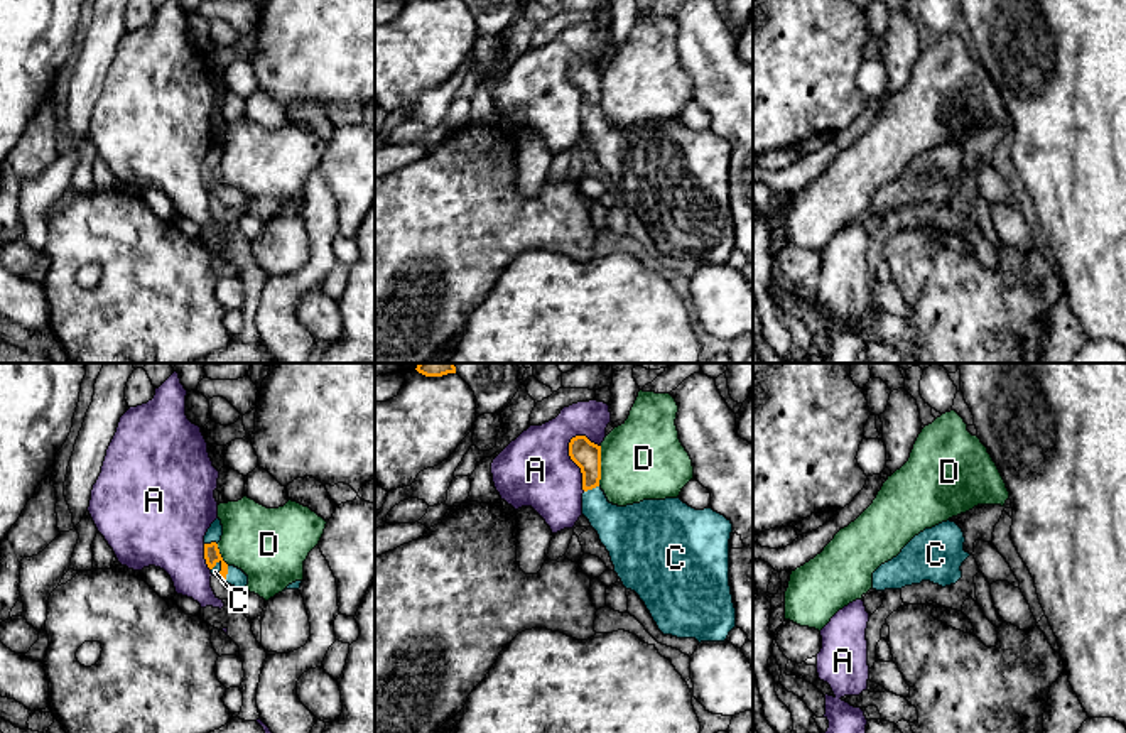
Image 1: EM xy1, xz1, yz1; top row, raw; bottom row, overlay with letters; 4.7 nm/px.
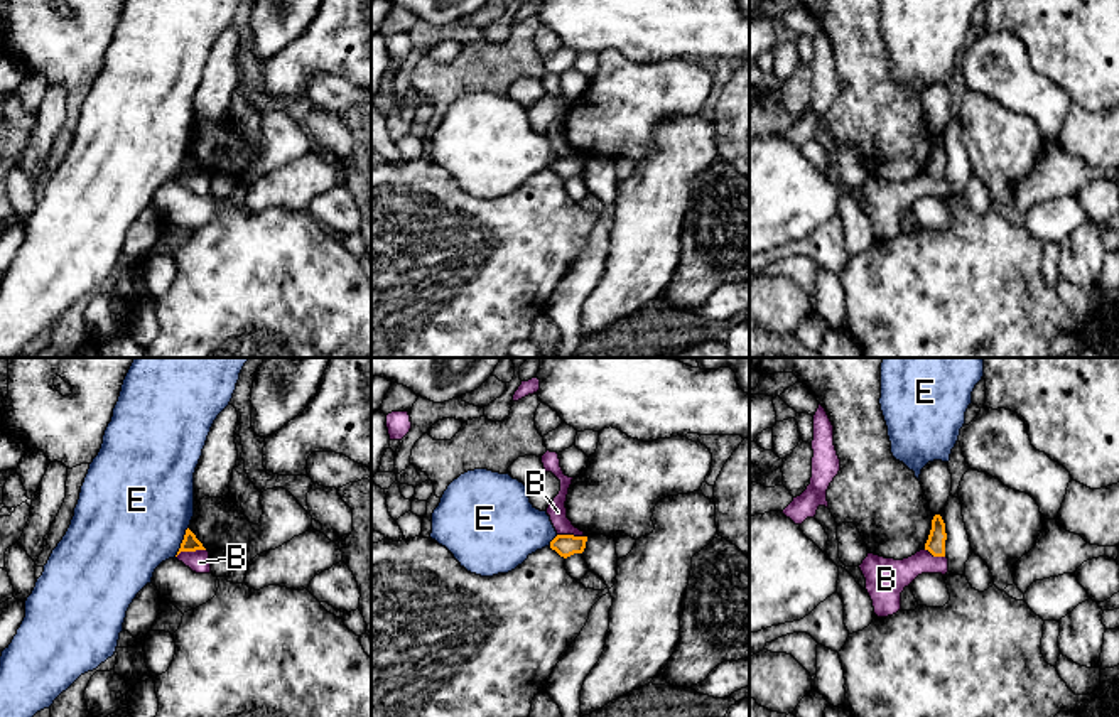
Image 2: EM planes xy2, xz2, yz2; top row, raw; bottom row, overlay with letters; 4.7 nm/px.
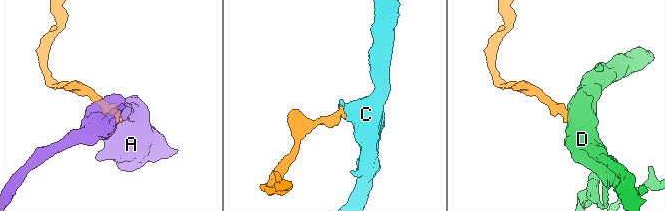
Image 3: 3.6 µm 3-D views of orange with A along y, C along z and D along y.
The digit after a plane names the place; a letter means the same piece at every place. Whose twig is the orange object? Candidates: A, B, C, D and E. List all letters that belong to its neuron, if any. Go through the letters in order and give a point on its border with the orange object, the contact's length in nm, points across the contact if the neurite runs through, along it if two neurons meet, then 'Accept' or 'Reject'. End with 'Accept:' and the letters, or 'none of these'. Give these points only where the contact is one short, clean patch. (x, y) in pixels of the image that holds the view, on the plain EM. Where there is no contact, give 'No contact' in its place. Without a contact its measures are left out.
A: Touches orange at xz1 (574, 83). Shared border 280 nm. Reject
B: Touches orange at xy2 (189, 172). Shared border 150 nm. Boundary: xy2 (205, 171), (181, 174), (176, 179). Reject
C: Touches orange at xy1 (227, 195). Shared border 80 nm. Path across: xy1 (211, 174), (227, 195), (235, 198). Accept
D: Touches orange at xz1 (600, 88). Shared border 190 nm. Boundary: xz1 (601, 68), (601, 100), (598, 107). Reject
E: Touches orange at xy2 (183, 164). Shared border 160 nm. Boundary: xy2 (188, 149), (174, 177). Reject
Accept: C

